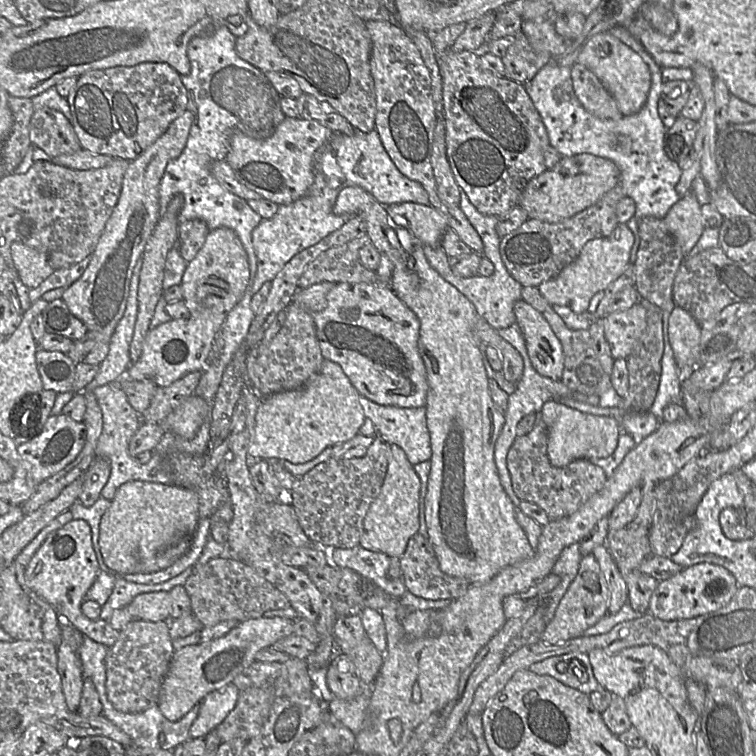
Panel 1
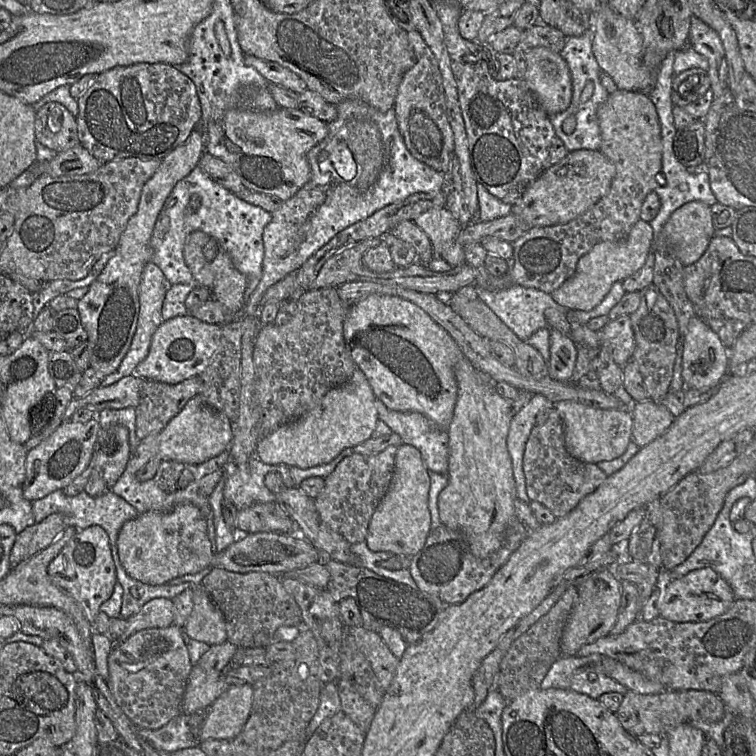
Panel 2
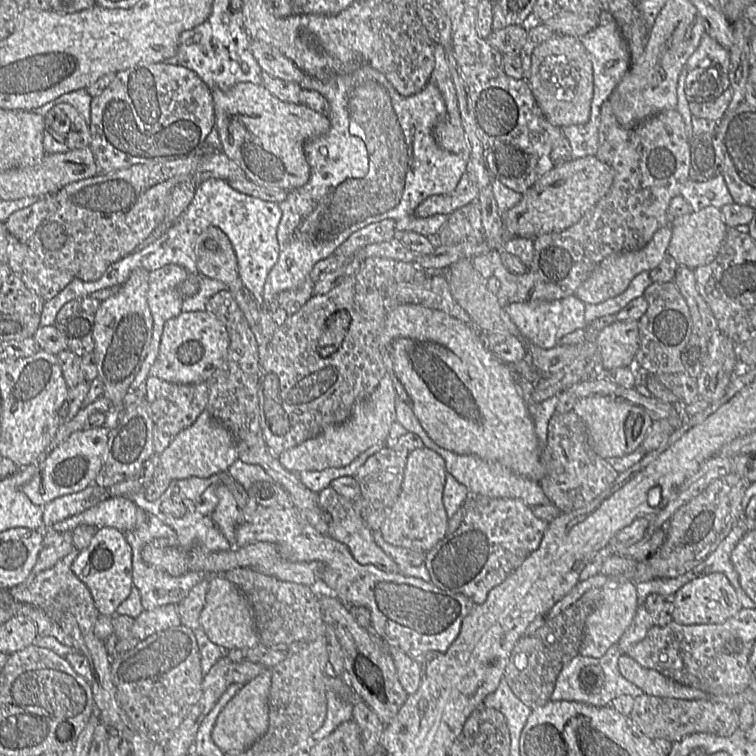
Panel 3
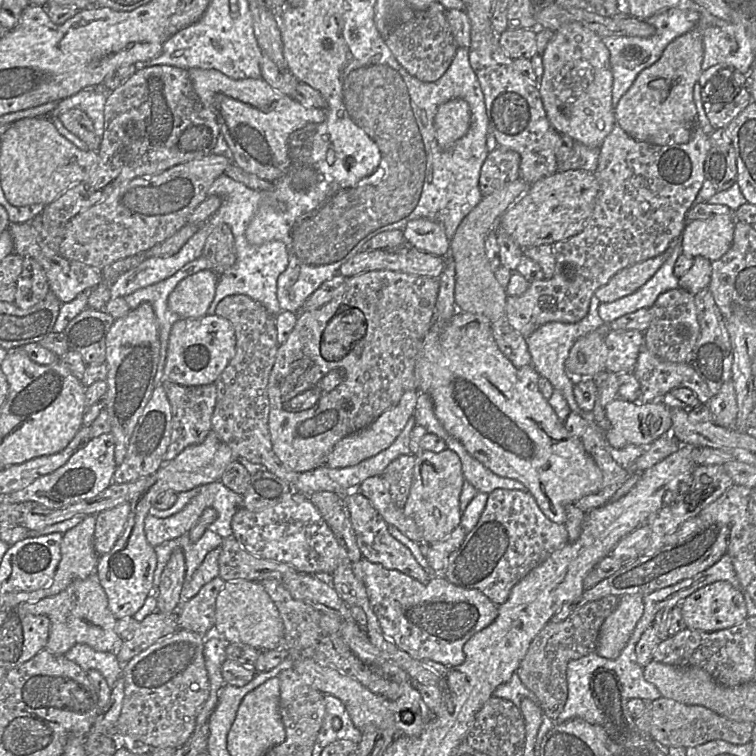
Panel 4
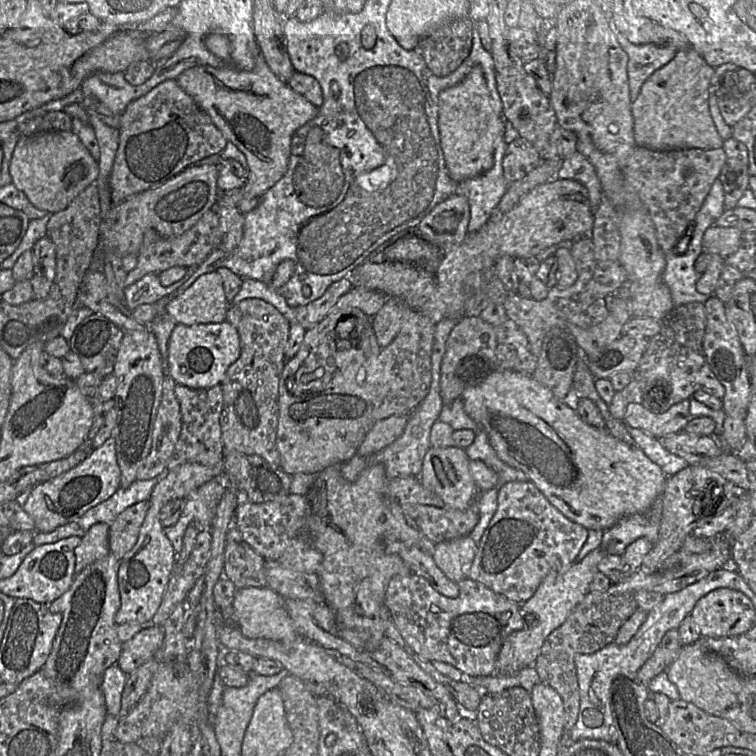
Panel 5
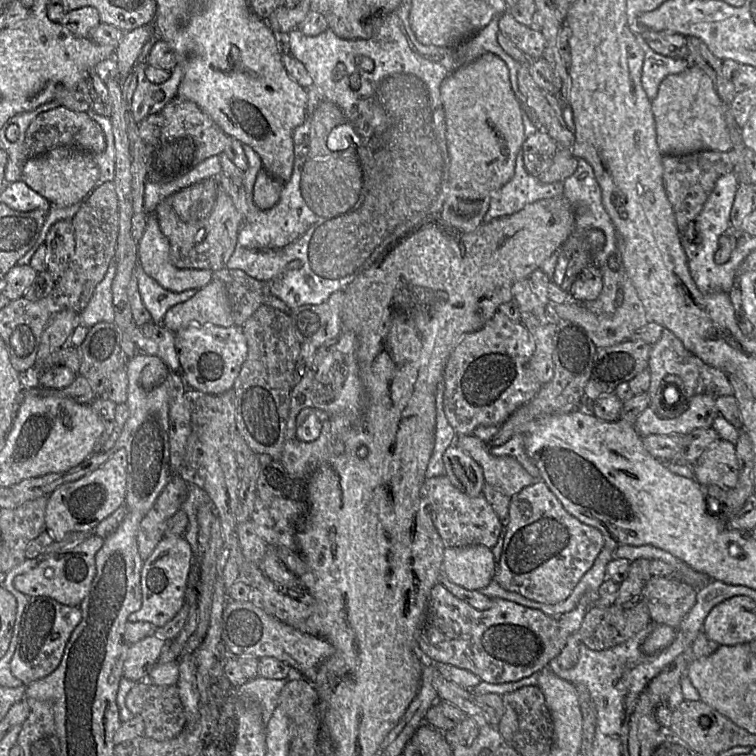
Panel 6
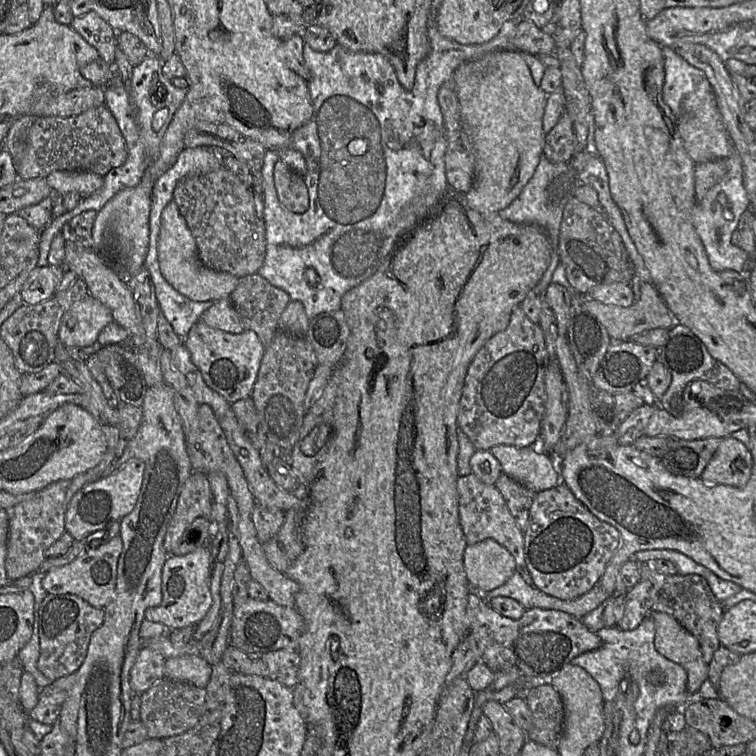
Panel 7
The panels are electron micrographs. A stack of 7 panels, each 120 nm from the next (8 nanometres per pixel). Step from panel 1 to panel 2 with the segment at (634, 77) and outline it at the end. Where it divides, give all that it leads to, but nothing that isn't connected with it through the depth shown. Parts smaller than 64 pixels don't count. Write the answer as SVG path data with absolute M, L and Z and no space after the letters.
M599 2L593 12L592 51L604 75L612 79L618 90L630 92L650 91L655 74L643 62L644 42L635 20L628 19L612 10L607 2Z

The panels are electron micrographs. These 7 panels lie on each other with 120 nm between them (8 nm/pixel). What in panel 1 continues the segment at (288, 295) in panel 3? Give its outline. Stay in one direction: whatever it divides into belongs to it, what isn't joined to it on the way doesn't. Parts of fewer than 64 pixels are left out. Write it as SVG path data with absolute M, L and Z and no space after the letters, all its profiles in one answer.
M375 129L368 133L355 130L353 135L334 133L315 153L314 174L314 182L305 196L292 203L280 205L273 217L263 218L253 230L257 272L252 285L252 295L265 282L272 282L292 257L340 229L352 217L333 213L342 188L359 186L385 207L406 202L429 205L427 191L419 182L407 178L397 169Z

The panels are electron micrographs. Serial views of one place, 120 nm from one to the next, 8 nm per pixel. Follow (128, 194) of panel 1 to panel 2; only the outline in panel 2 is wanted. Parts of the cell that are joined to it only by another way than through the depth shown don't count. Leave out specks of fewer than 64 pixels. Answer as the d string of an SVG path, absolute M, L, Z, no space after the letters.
M195 128L185 143L175 148L161 160L156 172L144 184L137 211L130 217L113 256L108 260L97 278L87 287L87 293L78 300L77 311L88 334L88 341L91 347L90 364L102 377L106 377L118 369L131 346L139 317L139 286L143 269L151 259L150 240L156 220L175 185L189 175L198 165L201 156L205 152L205 141L206 137L202 131L199 128Z

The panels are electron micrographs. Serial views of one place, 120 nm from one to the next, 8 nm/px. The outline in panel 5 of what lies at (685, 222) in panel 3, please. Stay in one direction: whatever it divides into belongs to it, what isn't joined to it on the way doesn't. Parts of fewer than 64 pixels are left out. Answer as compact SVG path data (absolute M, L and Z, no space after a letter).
M713 225L703 234L702 247L704 252L726 258L734 254L740 247L743 231L736 227Z

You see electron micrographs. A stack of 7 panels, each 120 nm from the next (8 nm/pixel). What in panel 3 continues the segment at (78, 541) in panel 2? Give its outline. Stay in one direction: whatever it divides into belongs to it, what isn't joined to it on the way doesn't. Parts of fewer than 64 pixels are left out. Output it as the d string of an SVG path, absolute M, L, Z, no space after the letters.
M113 527L98 528L90 544L78 551L71 564L71 570L89 589L98 613L114 617L118 606L128 598L133 588L132 549L127 542L124 532Z

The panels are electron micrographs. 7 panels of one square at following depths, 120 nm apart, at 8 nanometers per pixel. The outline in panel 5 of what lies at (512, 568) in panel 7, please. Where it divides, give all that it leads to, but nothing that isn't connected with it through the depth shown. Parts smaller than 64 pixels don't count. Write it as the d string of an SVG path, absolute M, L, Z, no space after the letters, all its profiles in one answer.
M463 536L436 544L432 555L436 565L446 577L458 583L467 578L467 570L475 557L476 551L477 542L471 539L470 536Z

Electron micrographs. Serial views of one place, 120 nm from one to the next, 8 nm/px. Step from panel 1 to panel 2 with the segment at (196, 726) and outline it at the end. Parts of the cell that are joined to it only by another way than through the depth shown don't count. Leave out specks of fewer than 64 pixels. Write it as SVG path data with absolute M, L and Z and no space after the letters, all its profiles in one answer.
M252 684L227 687L209 706L200 728L200 740L236 737L249 718L252 701Z

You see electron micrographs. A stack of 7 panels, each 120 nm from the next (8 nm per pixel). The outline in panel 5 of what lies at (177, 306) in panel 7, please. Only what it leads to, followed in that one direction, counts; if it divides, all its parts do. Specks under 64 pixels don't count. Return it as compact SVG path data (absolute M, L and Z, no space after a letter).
M148 273L124 288L127 306L133 309L139 305L155 303L170 294L180 294L196 279L197 277L190 277L183 285L177 288L177 283L171 286L161 284L158 273Z

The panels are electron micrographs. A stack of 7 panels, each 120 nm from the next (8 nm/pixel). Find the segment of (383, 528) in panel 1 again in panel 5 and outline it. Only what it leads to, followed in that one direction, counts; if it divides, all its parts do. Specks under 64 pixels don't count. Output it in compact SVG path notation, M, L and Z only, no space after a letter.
M430 448L418 477L424 487L439 495L451 508L466 510L471 506L476 485L463 448Z

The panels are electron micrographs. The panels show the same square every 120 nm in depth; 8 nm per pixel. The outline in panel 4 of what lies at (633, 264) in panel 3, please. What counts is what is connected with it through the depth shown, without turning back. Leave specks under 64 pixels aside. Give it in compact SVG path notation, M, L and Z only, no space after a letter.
M672 241L663 253L622 269L606 285L597 289L594 296L601 303L608 303L633 294L661 268L674 245L675 241Z

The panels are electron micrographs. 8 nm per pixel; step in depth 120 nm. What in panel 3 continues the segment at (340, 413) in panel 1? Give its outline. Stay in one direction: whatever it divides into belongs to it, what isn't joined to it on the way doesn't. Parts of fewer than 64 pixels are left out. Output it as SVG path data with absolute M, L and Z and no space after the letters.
M387 374L373 393L358 402L350 417L342 424L326 428L316 437L282 452L277 458L287 470L320 471L327 468L338 468L349 465L360 454L376 444L384 444L388 439L391 425L395 420L397 393L394 383Z

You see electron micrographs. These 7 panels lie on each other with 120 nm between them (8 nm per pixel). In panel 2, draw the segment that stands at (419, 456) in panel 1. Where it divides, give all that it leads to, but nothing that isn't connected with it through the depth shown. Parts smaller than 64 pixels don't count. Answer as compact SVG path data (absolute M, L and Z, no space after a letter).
M377 398L375 400L375 407L377 409L379 419L384 421L393 433L398 434L403 443L413 445L420 451L422 459L429 471L435 471L447 475L449 449L448 434L446 430L437 426L428 417L421 413L390 409Z

